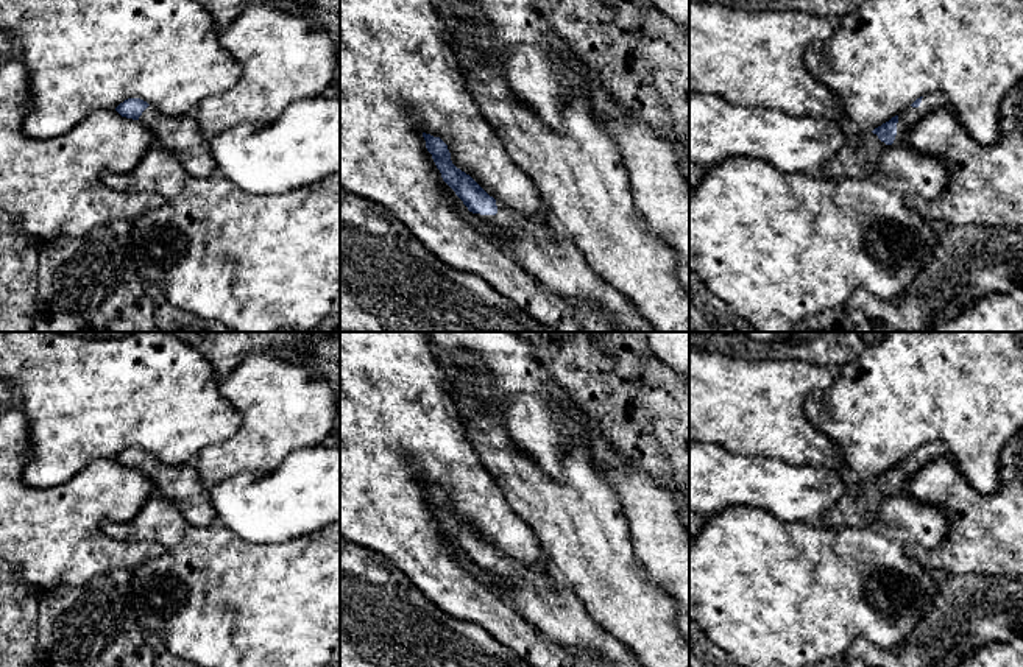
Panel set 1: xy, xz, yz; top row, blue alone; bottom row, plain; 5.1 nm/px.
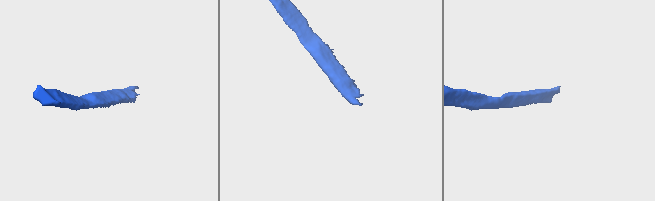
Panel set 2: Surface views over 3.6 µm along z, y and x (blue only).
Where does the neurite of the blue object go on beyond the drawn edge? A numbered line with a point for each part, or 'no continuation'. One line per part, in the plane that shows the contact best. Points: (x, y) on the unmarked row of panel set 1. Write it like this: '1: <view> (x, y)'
1: yz (858, 507)

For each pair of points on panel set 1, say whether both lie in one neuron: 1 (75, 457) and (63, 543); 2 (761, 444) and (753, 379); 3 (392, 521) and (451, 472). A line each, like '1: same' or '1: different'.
1: different
2: same
3: same

